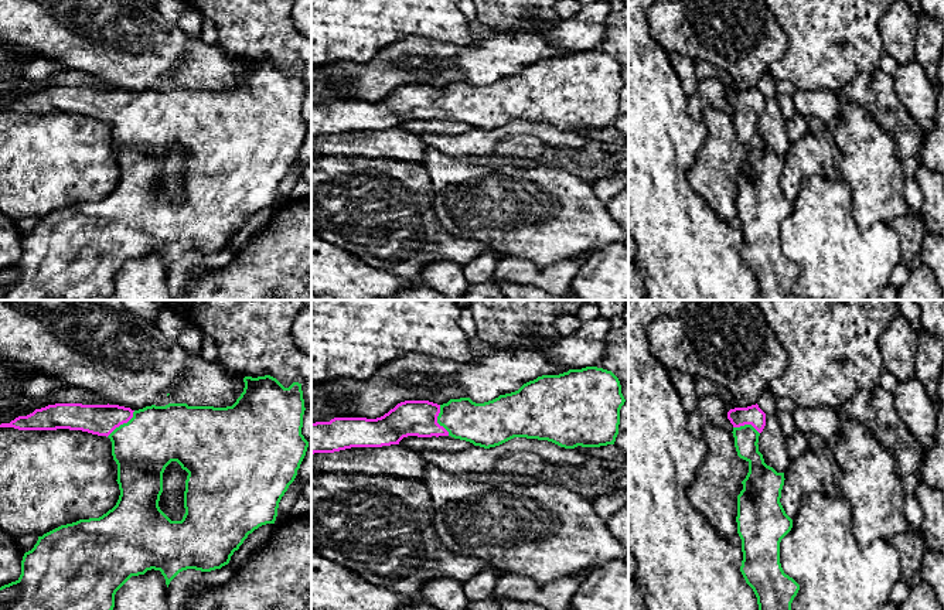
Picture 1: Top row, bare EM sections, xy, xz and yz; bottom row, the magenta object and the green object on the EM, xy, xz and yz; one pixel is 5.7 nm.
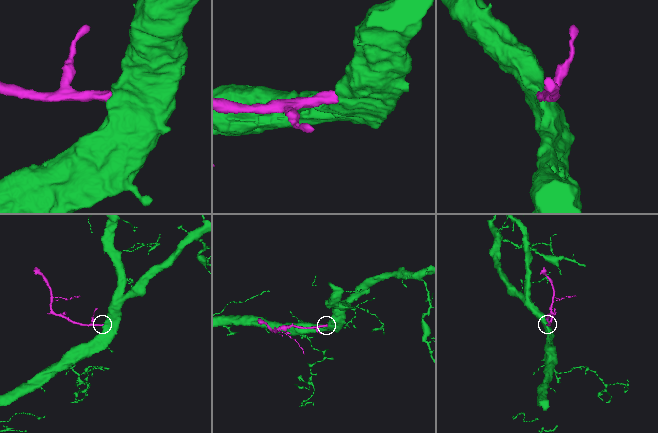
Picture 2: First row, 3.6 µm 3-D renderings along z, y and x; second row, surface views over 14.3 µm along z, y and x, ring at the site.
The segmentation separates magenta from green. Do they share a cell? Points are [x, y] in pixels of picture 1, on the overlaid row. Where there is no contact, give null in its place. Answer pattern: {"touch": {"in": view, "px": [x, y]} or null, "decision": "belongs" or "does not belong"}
{"touch": {"in": "xy", "px": [122, 423]}, "decision": "belongs"}

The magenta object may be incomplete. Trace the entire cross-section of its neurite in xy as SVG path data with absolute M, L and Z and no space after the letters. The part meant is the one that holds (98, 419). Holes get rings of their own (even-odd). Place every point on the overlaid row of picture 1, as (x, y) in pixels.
M245 376L245 388L241 396L232 406L214 408L214 406L188 406L187 403L168 403L166 406L146 406L139 410L119 405L82 405L82 403L55 403L41 409L35 409L27 416L18 416L10 423L1 423L0 427L14 427L18 430L82 430L98 436L106 436L112 442L112 456L117 464L117 484L120 490L116 505L99 518L79 519L72 524L61 525L42 536L38 536L34 548L24 553L21 560L21 575L16 582L0 587L0 610L113 610L116 592L132 577L144 575L147 570L160 570L168 587L170 582L183 570L195 569L201 572L211 572L228 565L231 556L243 541L262 525L275 524L277 508L282 497L289 485L294 481L297 470L306 456L309 442L301 435L304 399L301 384L293 382L284 388L276 378L265 376ZM177 461L183 470L188 473L184 491L185 514L181 521L171 521L159 507L160 495L163 493L163 473L166 467Z

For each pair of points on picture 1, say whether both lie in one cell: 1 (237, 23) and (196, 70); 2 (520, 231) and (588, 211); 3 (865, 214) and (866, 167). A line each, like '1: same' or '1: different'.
1: different
2: same
3: same

